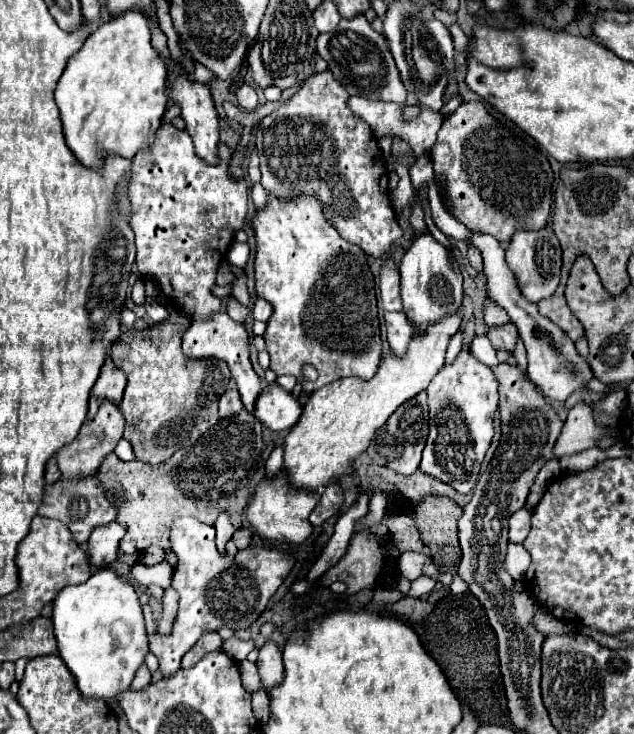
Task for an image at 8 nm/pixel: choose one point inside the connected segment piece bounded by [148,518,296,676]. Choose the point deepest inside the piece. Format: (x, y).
(213, 588)

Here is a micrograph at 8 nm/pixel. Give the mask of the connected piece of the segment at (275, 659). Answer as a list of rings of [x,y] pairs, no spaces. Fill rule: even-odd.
[[[266,642],[258,648],[258,660],[256,660],[258,672],[262,682],[272,688],[282,682],[284,678],[284,664],[282,664],[282,652],[274,642]]]

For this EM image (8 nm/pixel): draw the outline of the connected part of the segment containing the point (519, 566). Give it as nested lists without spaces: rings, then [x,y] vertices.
[[[508,544],[506,554],[506,570],[514,580],[520,580],[526,574],[526,568],[530,566],[530,554],[522,544]]]

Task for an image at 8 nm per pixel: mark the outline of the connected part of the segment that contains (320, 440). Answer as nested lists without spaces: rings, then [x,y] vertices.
[[[464,308],[444,316],[438,320],[438,324],[426,328],[422,336],[414,332],[406,354],[384,354],[378,372],[370,380],[358,380],[352,376],[334,380],[312,392],[300,420],[284,440],[284,468],[290,476],[290,482],[302,488],[316,488],[330,482],[332,476],[340,476],[346,466],[368,448],[370,438],[380,426],[384,426],[390,414],[400,404],[422,392],[438,368],[444,366],[448,342],[458,332],[462,316]]]

